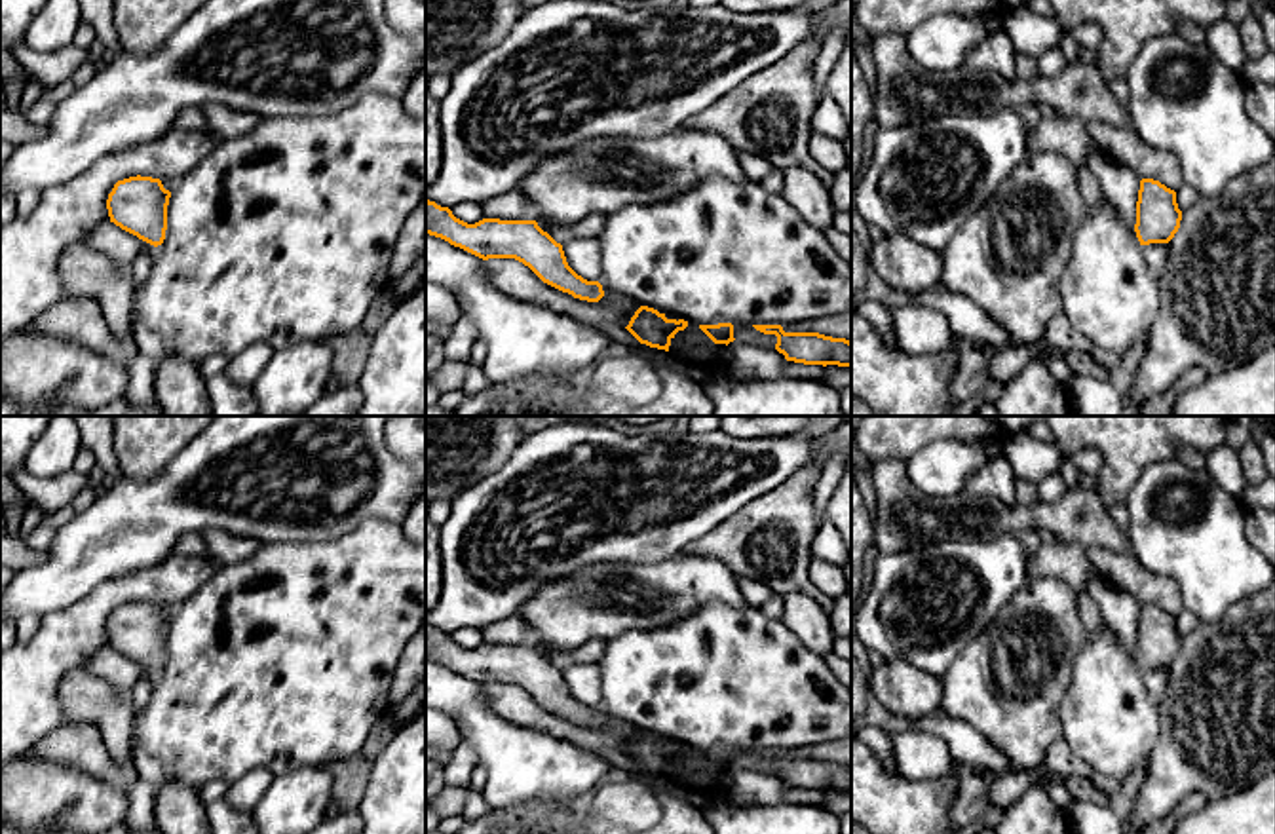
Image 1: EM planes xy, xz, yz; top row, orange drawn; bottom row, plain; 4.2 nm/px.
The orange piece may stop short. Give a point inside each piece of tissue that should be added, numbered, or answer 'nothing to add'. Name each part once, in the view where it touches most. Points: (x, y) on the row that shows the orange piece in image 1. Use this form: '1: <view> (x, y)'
nothing to add

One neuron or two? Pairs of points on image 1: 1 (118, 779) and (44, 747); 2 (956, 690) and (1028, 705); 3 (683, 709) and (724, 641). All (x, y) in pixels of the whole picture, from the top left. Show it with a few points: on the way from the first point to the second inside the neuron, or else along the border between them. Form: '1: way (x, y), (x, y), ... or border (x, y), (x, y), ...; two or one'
1: way (99, 764), (82, 747), (63, 747); one
2: way (973, 690), (987, 690), (994, 698), (1011, 700); one
3: way (700, 692), (724, 667), (724, 658); one

